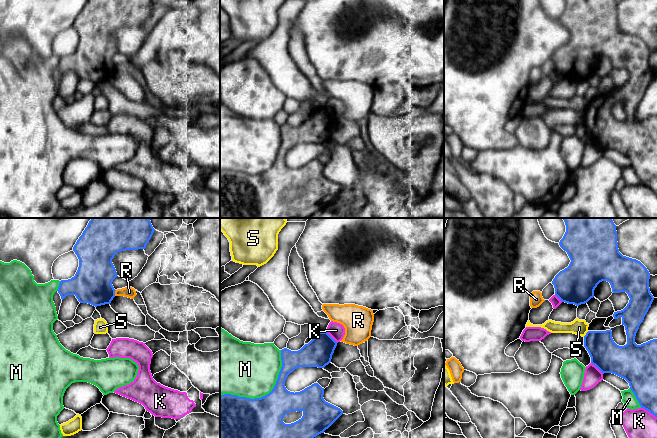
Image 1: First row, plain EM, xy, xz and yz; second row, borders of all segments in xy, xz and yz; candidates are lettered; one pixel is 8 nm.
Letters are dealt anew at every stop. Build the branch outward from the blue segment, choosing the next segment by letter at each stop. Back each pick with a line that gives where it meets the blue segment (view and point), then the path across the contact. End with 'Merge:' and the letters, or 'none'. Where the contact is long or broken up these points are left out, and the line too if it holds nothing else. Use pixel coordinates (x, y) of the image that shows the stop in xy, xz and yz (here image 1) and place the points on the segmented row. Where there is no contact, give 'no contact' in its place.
Merge: none

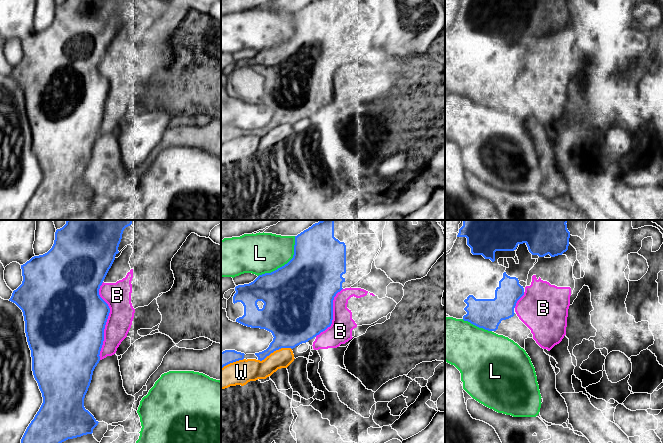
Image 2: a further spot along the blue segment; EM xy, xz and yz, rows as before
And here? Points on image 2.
Merge: none

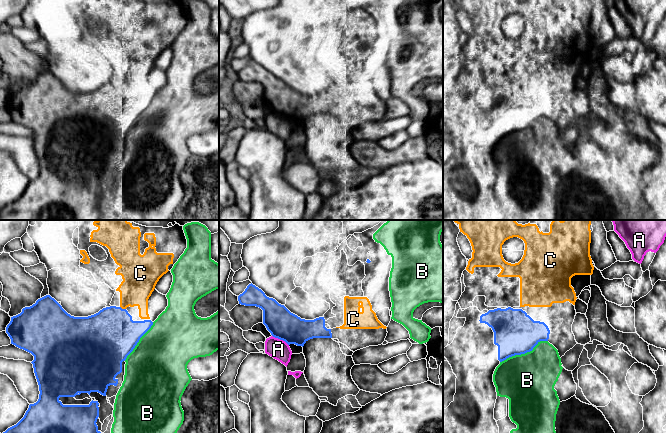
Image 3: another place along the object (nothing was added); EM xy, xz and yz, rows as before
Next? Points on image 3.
C: xy (123, 309)
Merge: C

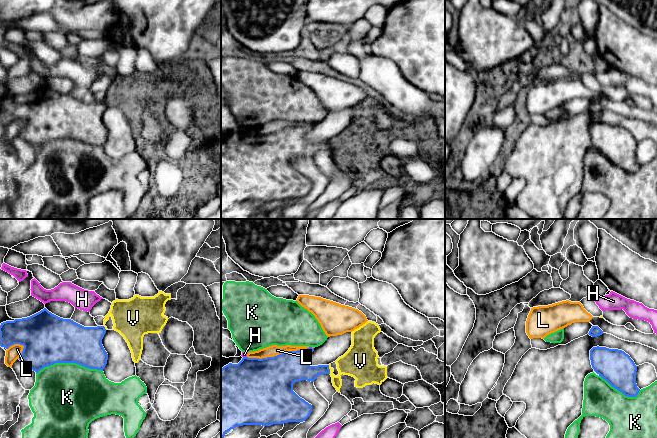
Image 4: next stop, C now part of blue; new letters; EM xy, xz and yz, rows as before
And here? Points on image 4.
Merge: none

